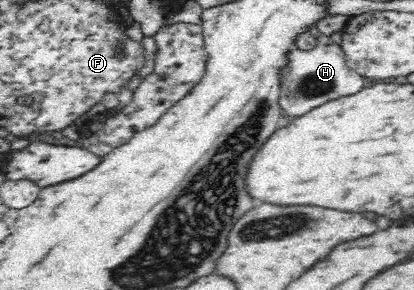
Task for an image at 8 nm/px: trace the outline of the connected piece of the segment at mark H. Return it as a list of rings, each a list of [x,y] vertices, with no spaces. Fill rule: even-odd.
[[[324,35],[315,39],[315,46],[310,50],[294,48],[285,54],[287,62],[278,72],[280,108],[290,116],[304,116],[312,108],[318,108],[340,96],[347,97],[350,94],[356,94],[366,86],[367,79],[347,65],[344,51],[340,45],[334,44],[332,38]]]

